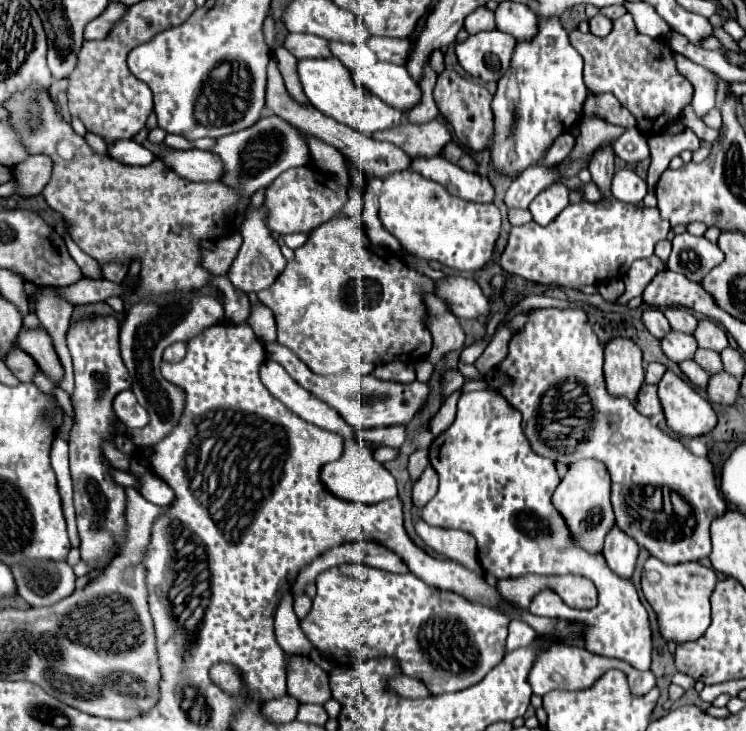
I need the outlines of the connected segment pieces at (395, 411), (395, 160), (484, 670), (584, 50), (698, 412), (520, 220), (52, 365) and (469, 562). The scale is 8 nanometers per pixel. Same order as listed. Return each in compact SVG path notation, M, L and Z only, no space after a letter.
M272 342L266 346L268 358L282 364L286 372L306 390L316 394L320 400L328 402L332 408L340 412L340 416L350 422L354 428L378 428L378 426L394 426L394 424L408 424L416 414L422 412L424 400L430 396L430 386L424 382L414 380L412 384L396 384L396 382L382 382L372 376L316 376L310 368L286 346Z
M272 58L270 64L268 64L268 86L266 86L266 106L270 108L272 114L288 120L294 128L298 128L300 132L306 132L306 134L312 134L312 136L318 136L320 140L328 142L330 146L338 148L342 154L350 156L352 162L356 164L356 168L362 172L362 174L372 174L372 176L388 176L392 172L400 172L400 170L408 170L410 168L410 162L412 158L406 154L406 152L400 152L400 148L396 148L394 144L384 144L384 142L378 142L362 132L356 132L344 124L338 124L336 120L330 120L328 116L324 116L322 112L318 112L316 108L306 108L306 106L300 106L298 102L294 102L286 88L284 88L284 82L282 82L282 76L278 72L278 66L276 66L276 60Z
M340 564L340 566L334 566L334 568L324 570L324 572L316 578L316 588L318 588L318 594L316 594L316 598L312 600L312 610L310 610L310 614L300 622L300 626L302 626L302 630L306 632L308 640L314 644L314 648L318 648L318 650L322 650L322 652L330 652L330 656L332 656L338 664L342 664L342 662L364 662L364 660L374 658L374 656L396 656L396 658L400 660L402 672L404 672L406 676L424 680L424 684L428 686L428 690L430 690L432 694L446 694L446 692L458 692L458 690L464 690L464 688L470 688L470 686L478 684L496 664L502 662L502 658L504 658L504 654L506 654L506 628L508 628L508 622L510 622L508 616L504 616L504 614L498 612L498 610L472 604L472 602L464 600L464 598L458 596L458 594L442 592L442 590L438 590L438 588L432 588L432 586L424 584L420 578L416 578L414 574L392 574L392 572L384 572L384 570L380 570L380 568L372 568L372 566Z
M632 14L620 16L606 38L574 30L570 32L570 42L584 58L586 86L598 94L612 92L620 104L634 114L638 130L646 136L664 132L668 122L680 118L682 110L692 100L692 84L676 70L668 42L664 38L652 40L650 36L640 34Z
M666 370L658 384L658 396L664 406L666 422L678 436L704 436L716 428L718 414L712 404L674 372Z
M512 210L512 212L508 212L508 218L510 218L512 226L524 226L526 222L532 220L532 214L528 210L516 210L516 212Z
M44 328L38 330L22 330L18 336L18 346L22 350L26 350L36 362L38 366L44 370L44 374L58 386L64 378L64 368L60 364L60 358L54 350L52 338L48 336L48 332Z
M421 517L415 523L416 533L425 544L434 548L438 554L458 560L460 564L482 572L477 557L477 542L464 530L448 530L448 528L432 528L424 524Z

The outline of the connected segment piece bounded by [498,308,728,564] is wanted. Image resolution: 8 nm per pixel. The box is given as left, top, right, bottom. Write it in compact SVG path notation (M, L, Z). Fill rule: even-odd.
M544 308L544 310L530 312L530 320L528 320L526 326L522 328L522 332L510 340L510 352L508 352L506 360L504 360L502 364L498 364L498 368L500 368L504 374L508 374L508 376L514 378L514 384L502 386L500 392L502 392L502 396L504 396L514 408L518 408L518 410L522 412L522 416L524 416L524 422L522 422L524 434L528 436L528 440L530 440L534 452L538 452L540 456L546 456L546 452L548 452L548 456L550 456L552 460L564 462L564 464L572 464L572 462L576 462L578 458L596 458L596 460L602 460L602 462L608 466L608 472L610 472L610 478L612 478L612 506L614 506L614 512L616 512L616 524L618 524L626 534L630 534L640 546L648 548L648 552L650 552L652 556L656 556L658 560L662 560L662 562L666 562L666 564L698 562L700 558L710 556L710 522L712 522L714 518L720 518L720 516L724 514L724 510L728 508L724 496L722 496L720 490L718 490L714 466L710 464L708 458L694 456L680 440L670 438L668 434L664 434L664 432L658 428L658 421L663 420L664 416L642 416L642 414L634 408L634 404L632 404L630 400L626 400L626 398L614 398L614 396L610 396L610 394L606 392L606 388L604 388L604 374L602 374L602 346L600 346L596 334L592 332L592 328L590 328L590 324L588 324L584 310L574 310L574 308L566 308L566 310L560 310L560 308ZM664 486L668 486L672 494L678 494L686 504L690 504L688 514L680 516L680 514L674 514L674 512L672 512L672 514L666 514L666 512L664 512L664 498L662 498L662 496L664 496L664 494L662 494Z

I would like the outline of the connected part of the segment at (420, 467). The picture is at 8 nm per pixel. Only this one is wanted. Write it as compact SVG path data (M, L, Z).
M416 450L410 454L410 474L412 474L412 482L418 480L418 476L424 472L424 468L430 464L428 460L428 452L426 450Z

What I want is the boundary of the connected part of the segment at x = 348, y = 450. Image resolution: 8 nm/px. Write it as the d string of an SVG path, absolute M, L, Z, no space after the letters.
M354 436L346 438L344 454L336 462L328 462L322 466L320 478L334 496L338 496L342 500L358 502L358 504L376 504L376 502L386 500L386 482L396 482L394 476L380 462L374 460L372 450L358 444L358 440L354 440Z

